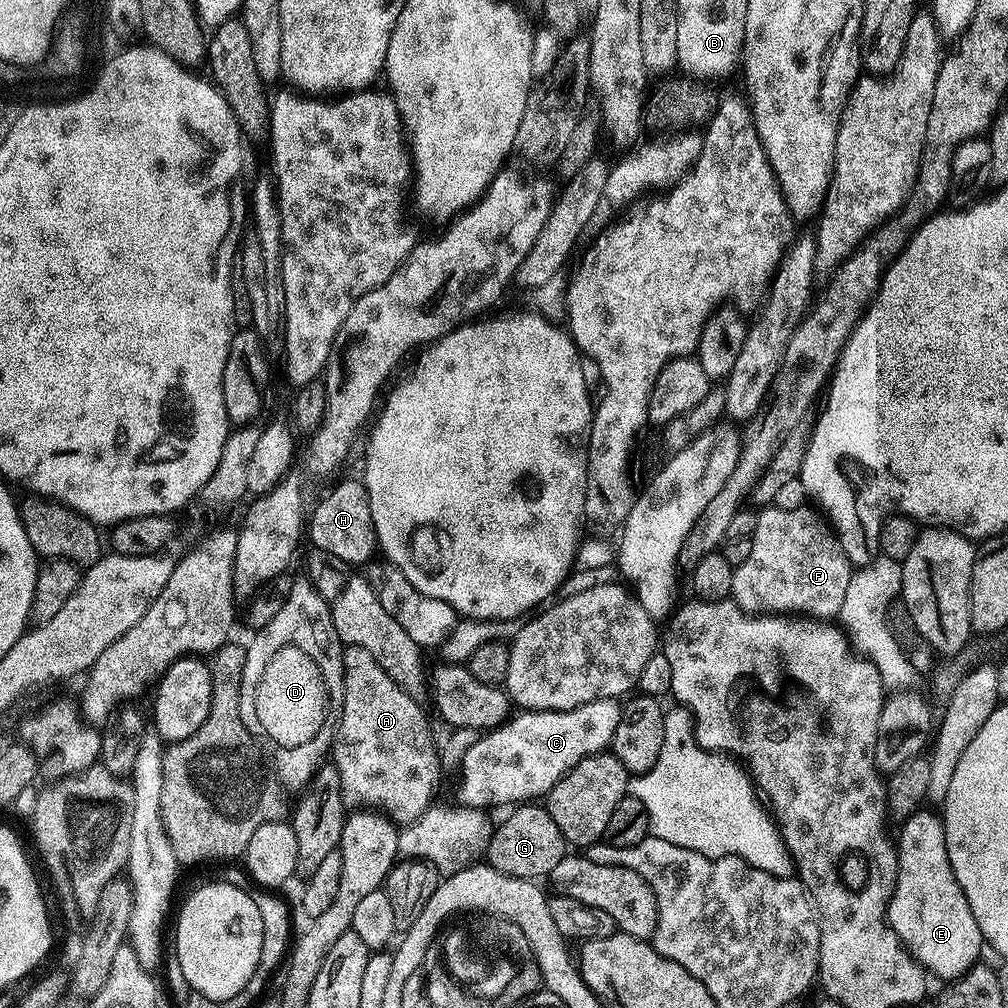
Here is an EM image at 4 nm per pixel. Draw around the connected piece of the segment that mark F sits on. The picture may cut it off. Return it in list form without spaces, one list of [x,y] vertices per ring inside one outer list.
[[[764,506],[759,509],[756,529],[751,535],[750,554],[746,562],[734,568],[731,599],[735,600],[742,611],[749,614],[795,614],[817,622],[828,622],[839,617],[842,602],[846,602],[846,586],[850,586],[854,565],[842,550],[840,539],[836,537],[831,523],[826,522],[815,507],[811,507],[784,510]]]

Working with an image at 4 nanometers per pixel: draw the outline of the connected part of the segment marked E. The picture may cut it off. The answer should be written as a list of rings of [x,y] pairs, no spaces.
[[[921,810],[903,821],[899,828],[900,840],[895,841],[898,874],[892,900],[888,903],[888,924],[925,973],[933,977],[941,976],[947,982],[955,982],[977,964],[981,959],[980,951],[985,951],[986,945],[982,930],[978,930],[978,922],[974,922],[970,902],[966,902],[966,894],[962,894],[962,886],[958,886],[958,878],[954,878],[954,870],[950,866],[946,850],[944,821],[937,813],[935,816],[932,812]]]

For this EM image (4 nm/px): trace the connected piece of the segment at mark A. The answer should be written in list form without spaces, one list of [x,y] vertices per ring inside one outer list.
[[[347,645],[344,649],[344,701],[342,702],[342,710],[340,711],[340,722],[336,729],[336,738],[334,747],[330,752],[331,763],[336,765],[340,781],[342,782],[342,794],[344,795],[345,805],[355,807],[360,810],[375,810],[377,813],[383,813],[389,820],[397,825],[405,826],[415,822],[419,816],[423,815],[429,807],[434,803],[432,795],[436,792],[436,783],[440,780],[440,756],[436,753],[436,744],[432,741],[432,728],[428,725],[428,720],[424,717],[424,712],[420,709],[421,701],[410,693],[404,692],[394,682],[394,678],[390,678],[390,674],[386,674],[386,670],[382,670],[382,666],[378,666],[378,662],[374,658],[374,654],[370,654],[370,650],[366,650],[363,646]]]

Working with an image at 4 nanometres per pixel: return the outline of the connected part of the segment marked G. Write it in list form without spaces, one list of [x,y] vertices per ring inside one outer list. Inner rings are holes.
[[[524,802],[509,812],[512,813],[504,821],[500,820],[495,825],[486,853],[487,867],[492,872],[500,872],[519,880],[539,881],[540,876],[551,877],[554,866],[558,866],[566,854],[562,830],[558,830],[554,818],[550,818],[547,807],[539,803]]]

